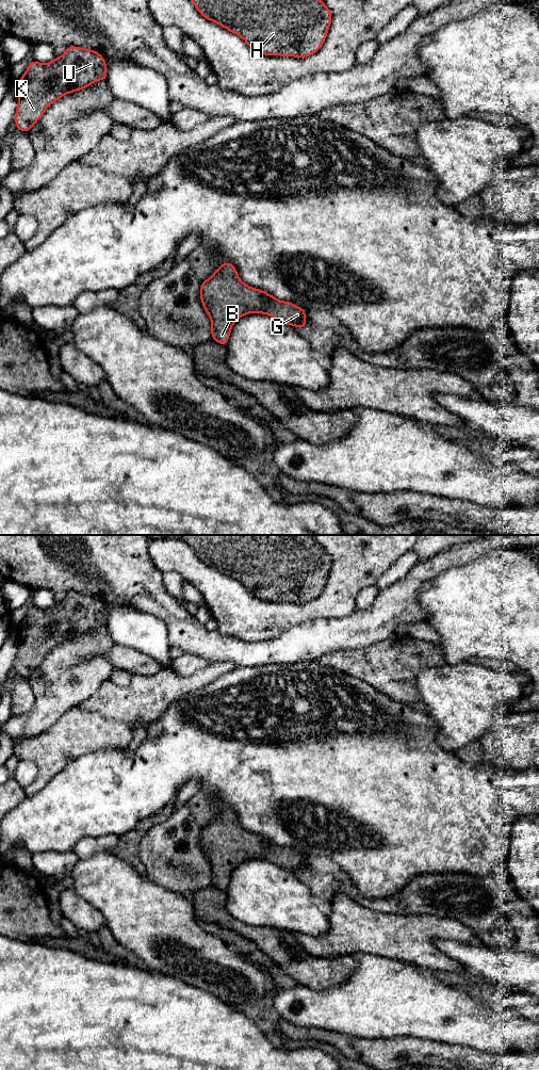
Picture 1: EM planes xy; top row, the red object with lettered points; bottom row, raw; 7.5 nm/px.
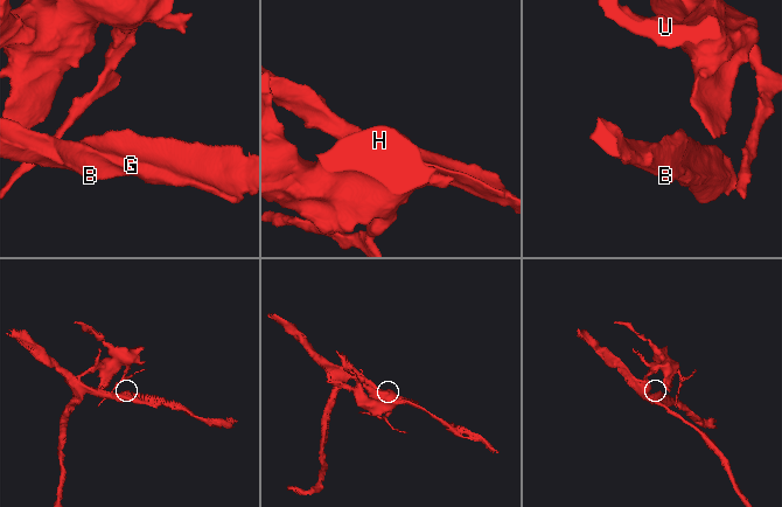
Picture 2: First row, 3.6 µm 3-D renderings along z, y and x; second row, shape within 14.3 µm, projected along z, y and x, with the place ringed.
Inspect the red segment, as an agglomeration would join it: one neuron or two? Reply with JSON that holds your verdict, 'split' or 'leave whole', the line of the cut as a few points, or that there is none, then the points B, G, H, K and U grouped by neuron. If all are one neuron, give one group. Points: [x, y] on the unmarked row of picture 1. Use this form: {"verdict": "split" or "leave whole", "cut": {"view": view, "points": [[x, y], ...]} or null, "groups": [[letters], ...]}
{"verdict": "leave whole", "cut": null, "groups": [["B", "G", "H", "K", "U"]]}

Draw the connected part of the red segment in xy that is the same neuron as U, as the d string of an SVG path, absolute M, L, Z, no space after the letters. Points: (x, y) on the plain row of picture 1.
M69 591L61 602L49 609L30 607L20 627L15 630L18 649L14 667L17 675L29 678L51 649L99 626L108 626L107 609L95 596Z

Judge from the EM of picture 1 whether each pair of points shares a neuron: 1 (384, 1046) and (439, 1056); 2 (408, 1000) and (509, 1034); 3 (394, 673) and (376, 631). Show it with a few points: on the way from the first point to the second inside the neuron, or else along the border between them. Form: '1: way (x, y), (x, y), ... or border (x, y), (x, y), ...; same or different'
1: way (397, 1051), (425, 1052); same
2: way (434, 1009), (454, 1015), (459, 1020), (484, 1028); same
3: border (392, 634), (357, 648); different

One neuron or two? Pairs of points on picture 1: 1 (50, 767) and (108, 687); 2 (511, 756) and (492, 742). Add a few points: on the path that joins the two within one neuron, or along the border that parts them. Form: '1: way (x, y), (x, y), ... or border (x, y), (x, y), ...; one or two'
1: border (80, 704), (85, 709), (114, 719); two
2: way (507, 756), (496, 746); one

